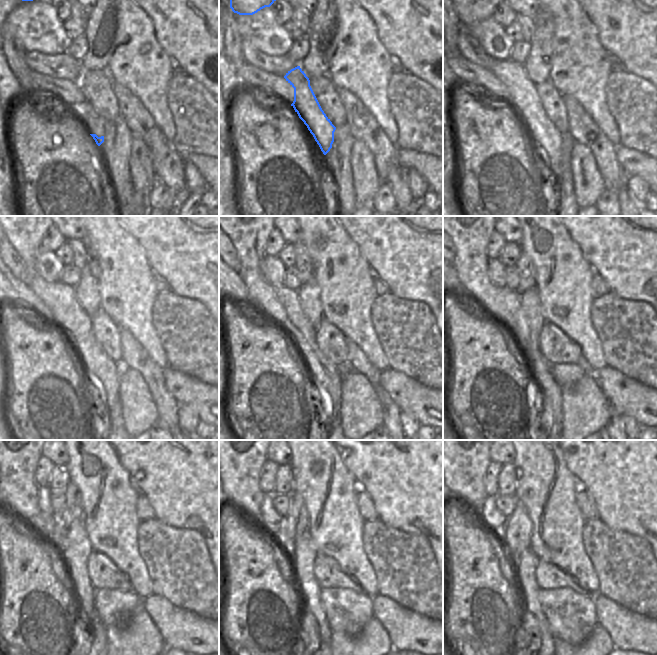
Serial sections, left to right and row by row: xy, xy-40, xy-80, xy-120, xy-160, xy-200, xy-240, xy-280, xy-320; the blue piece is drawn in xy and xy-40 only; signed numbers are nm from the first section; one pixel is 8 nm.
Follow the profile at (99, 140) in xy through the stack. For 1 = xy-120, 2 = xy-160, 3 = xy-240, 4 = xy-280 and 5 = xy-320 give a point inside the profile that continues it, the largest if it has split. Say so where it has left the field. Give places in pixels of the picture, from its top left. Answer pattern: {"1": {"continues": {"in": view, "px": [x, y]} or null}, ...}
{"1": {"continues": {"in": "xy-120", "px": [25, 236]}}, "2": {"continues": {"in": "xy-160", "px": [248, 236]}}, "3": {"continues": {"in": "xy-240", "px": [16, 460]}}, "4": {"continues": {"in": "xy-280", "px": [239, 460]}}, "5": {"continues": {"in": "xy-320", "px": [463, 460]}}}

